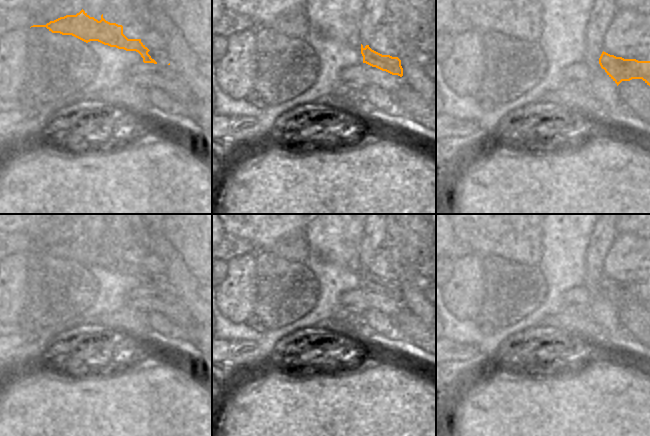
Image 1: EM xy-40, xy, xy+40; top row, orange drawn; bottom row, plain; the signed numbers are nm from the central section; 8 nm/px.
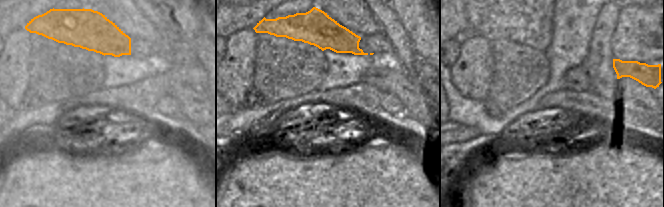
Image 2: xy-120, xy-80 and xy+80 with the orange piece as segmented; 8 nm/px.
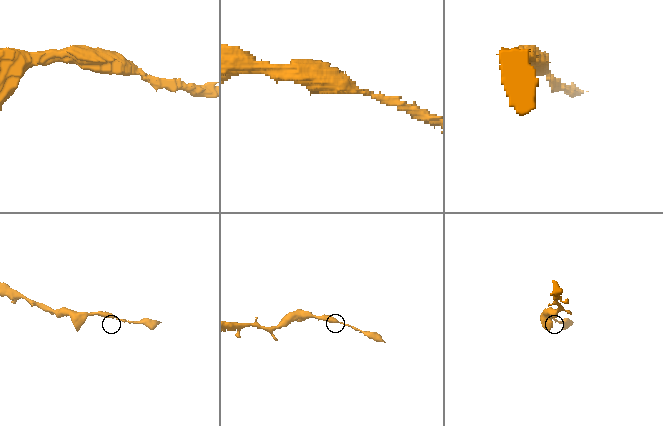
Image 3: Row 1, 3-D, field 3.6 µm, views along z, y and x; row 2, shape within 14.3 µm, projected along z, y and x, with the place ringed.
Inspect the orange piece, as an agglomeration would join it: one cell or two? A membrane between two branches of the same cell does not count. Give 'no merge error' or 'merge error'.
no merge error

